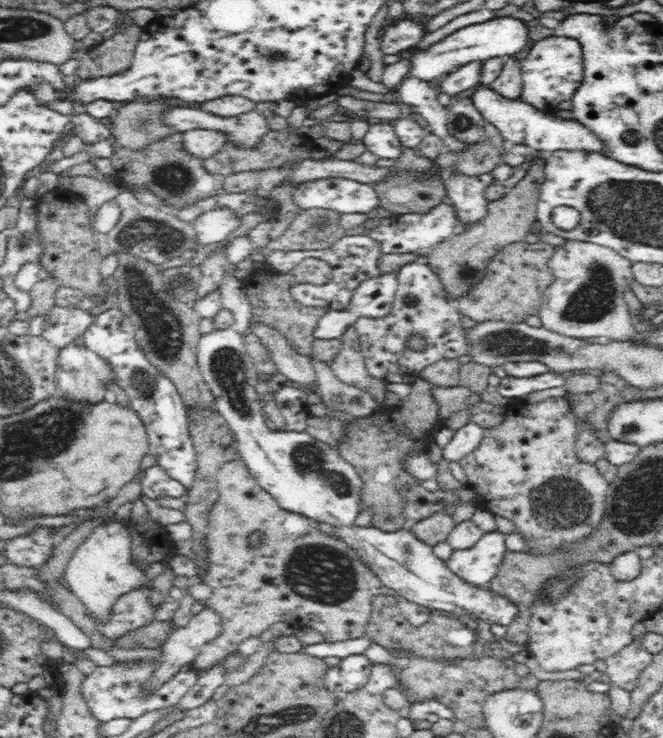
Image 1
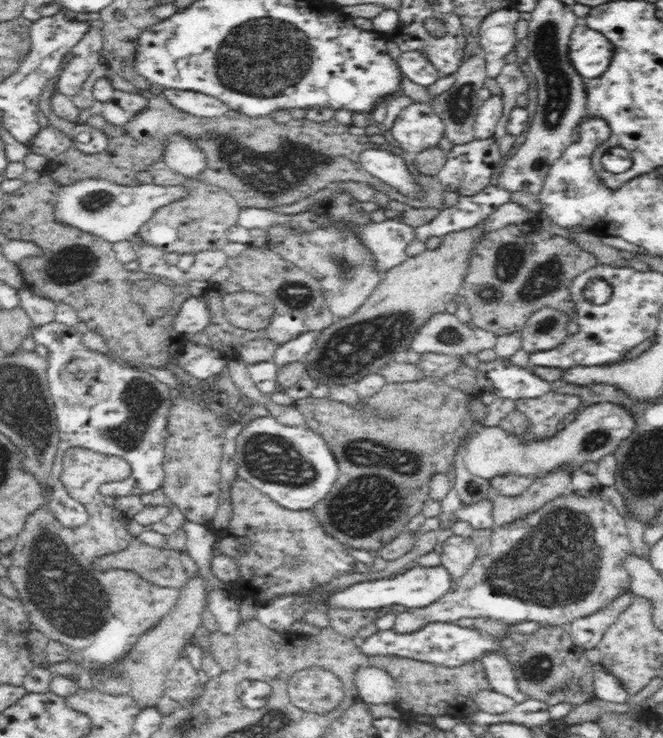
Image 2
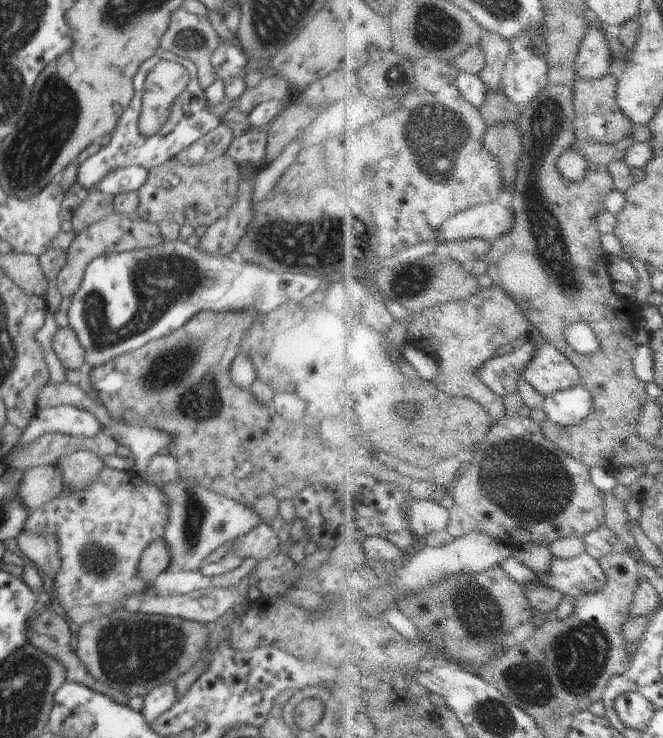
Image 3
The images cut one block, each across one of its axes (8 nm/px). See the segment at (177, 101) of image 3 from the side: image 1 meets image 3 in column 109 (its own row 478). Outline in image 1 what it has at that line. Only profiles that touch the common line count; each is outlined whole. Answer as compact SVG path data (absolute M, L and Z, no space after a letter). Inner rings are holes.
M155 465L144 471L140 481L141 492L146 496L149 503L160 496L180 498L187 494L186 487L182 483L170 477L161 466Z

